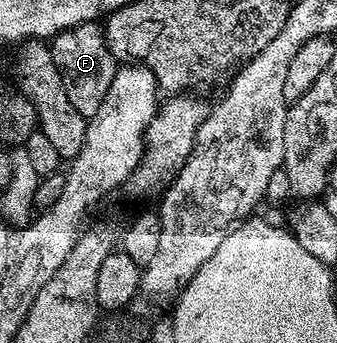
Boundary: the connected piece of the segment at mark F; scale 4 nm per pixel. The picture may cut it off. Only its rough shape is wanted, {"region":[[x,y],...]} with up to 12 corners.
{"region":[[97,22],[49,44],[68,101],[100,109],[116,70]]}

